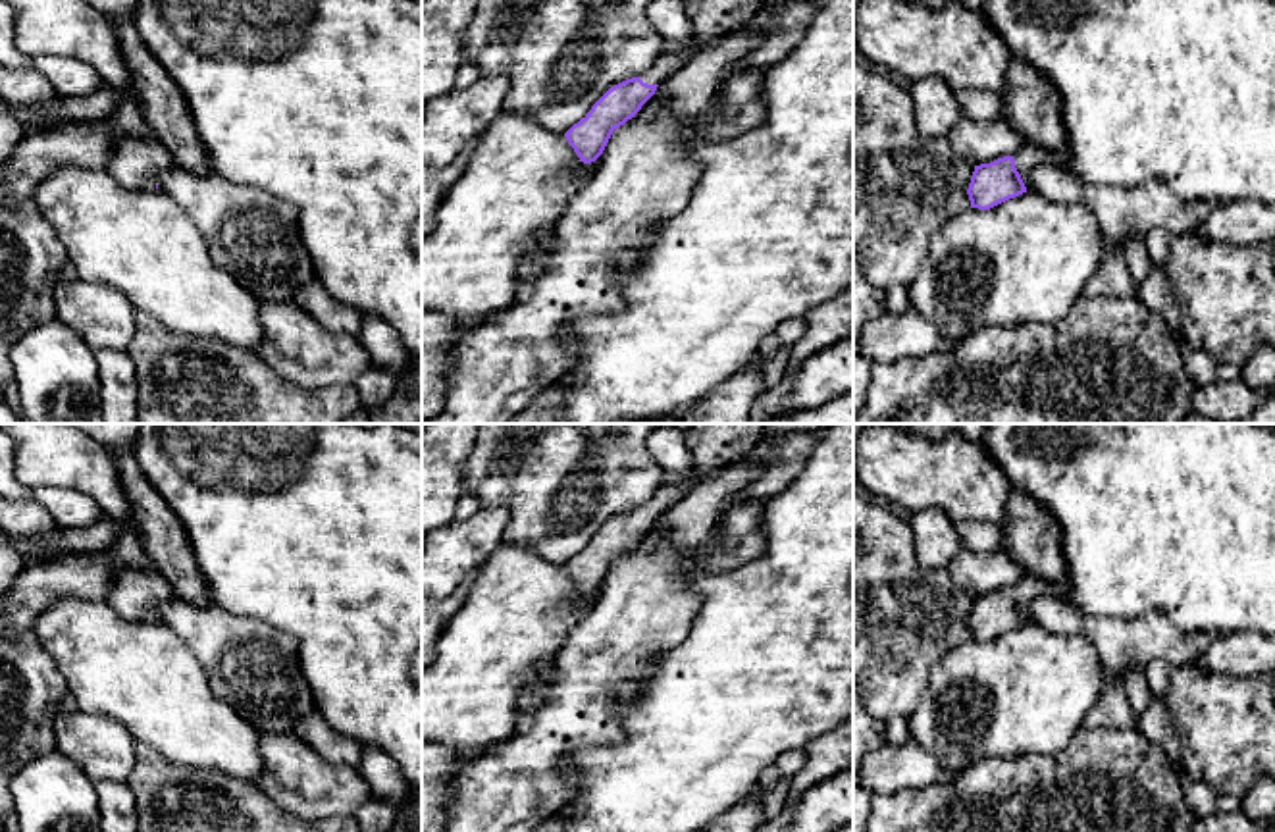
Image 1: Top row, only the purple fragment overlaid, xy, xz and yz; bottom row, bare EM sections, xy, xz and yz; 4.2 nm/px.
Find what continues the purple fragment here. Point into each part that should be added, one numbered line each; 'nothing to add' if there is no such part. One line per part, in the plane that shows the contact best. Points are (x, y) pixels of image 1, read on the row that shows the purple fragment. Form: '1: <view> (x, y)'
1: xz (669, 60)
2: yz (1027, 156)

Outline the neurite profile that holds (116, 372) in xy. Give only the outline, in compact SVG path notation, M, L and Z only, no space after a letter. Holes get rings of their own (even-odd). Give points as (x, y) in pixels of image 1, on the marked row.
M96 351L102 424L139 424L137 368L127 351Z

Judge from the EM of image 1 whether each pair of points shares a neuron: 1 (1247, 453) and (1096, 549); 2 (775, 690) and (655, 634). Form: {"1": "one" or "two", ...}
{"1": "one", "2": "two"}

